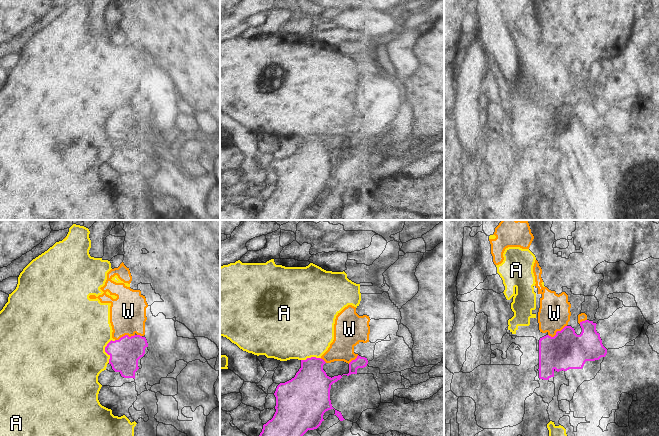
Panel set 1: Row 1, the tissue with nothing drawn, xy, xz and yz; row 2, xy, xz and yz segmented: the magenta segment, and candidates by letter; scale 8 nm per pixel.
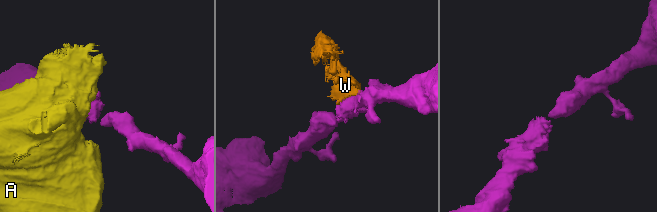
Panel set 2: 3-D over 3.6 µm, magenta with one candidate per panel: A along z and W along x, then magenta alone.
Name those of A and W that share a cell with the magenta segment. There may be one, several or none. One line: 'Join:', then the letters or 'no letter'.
Join: no letter

